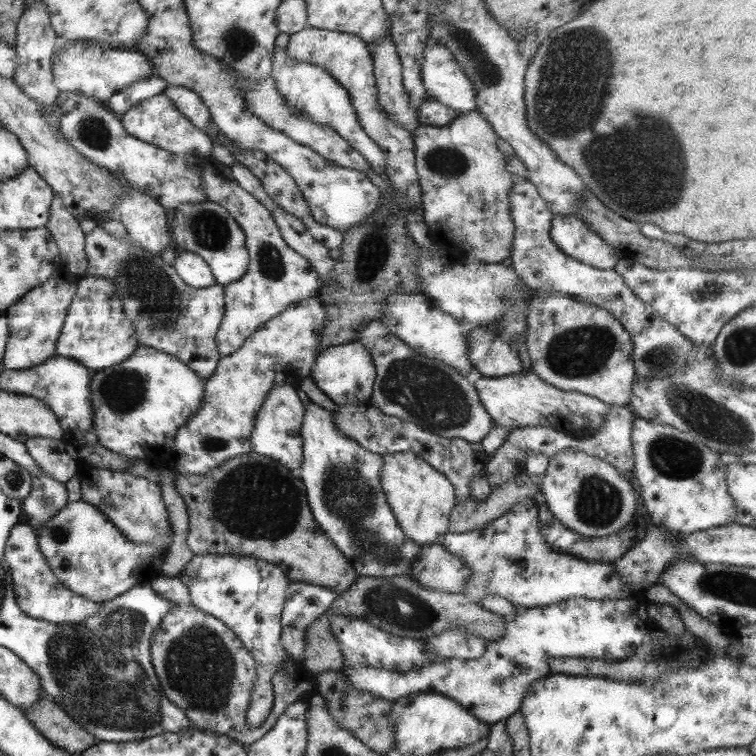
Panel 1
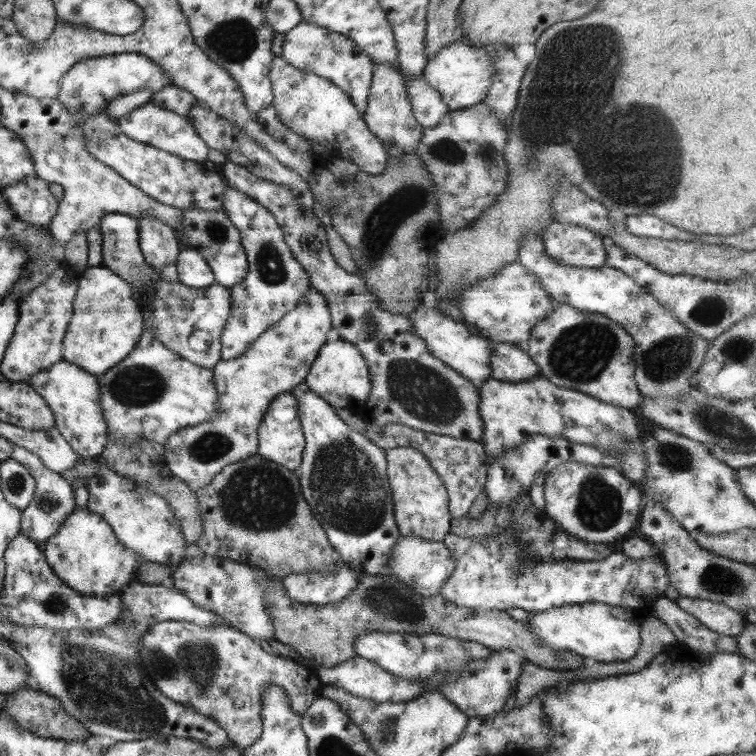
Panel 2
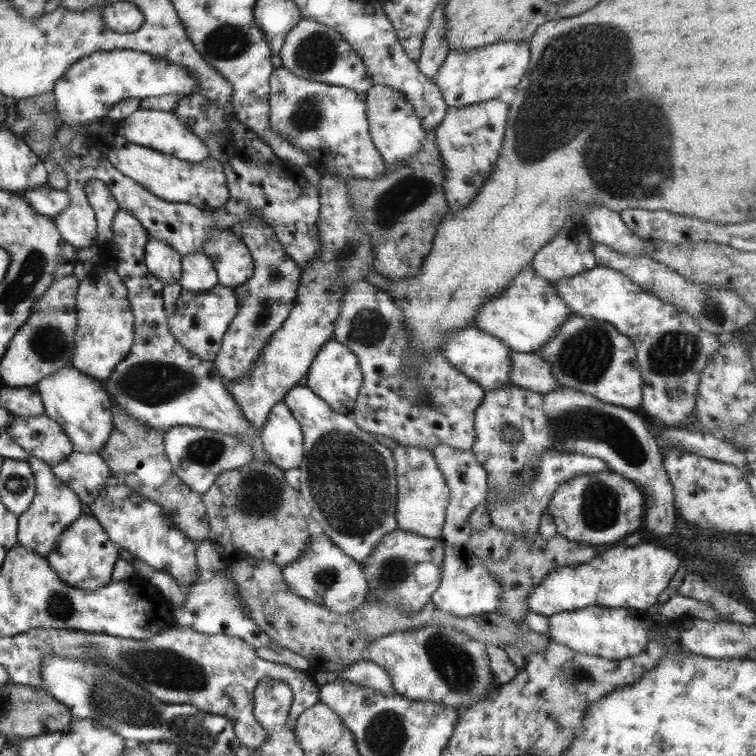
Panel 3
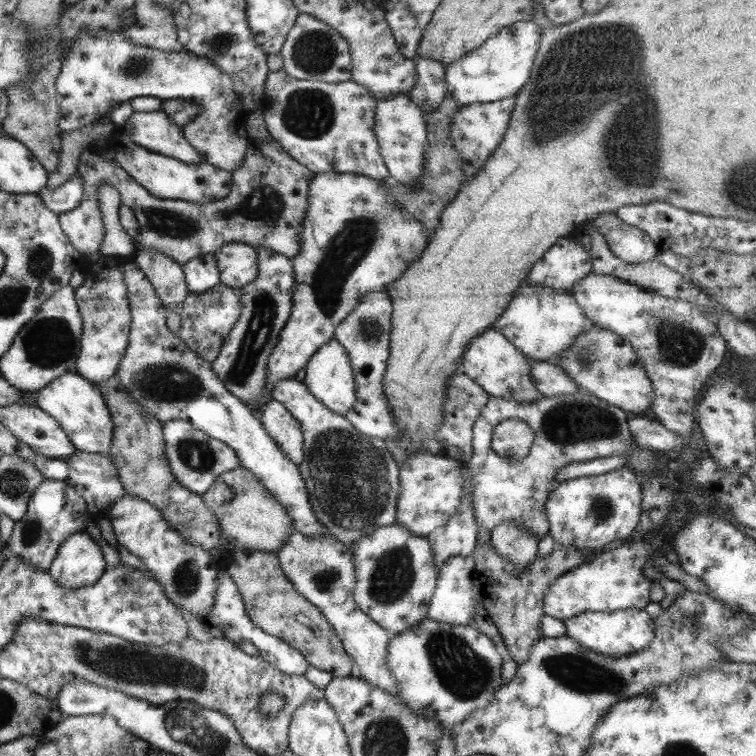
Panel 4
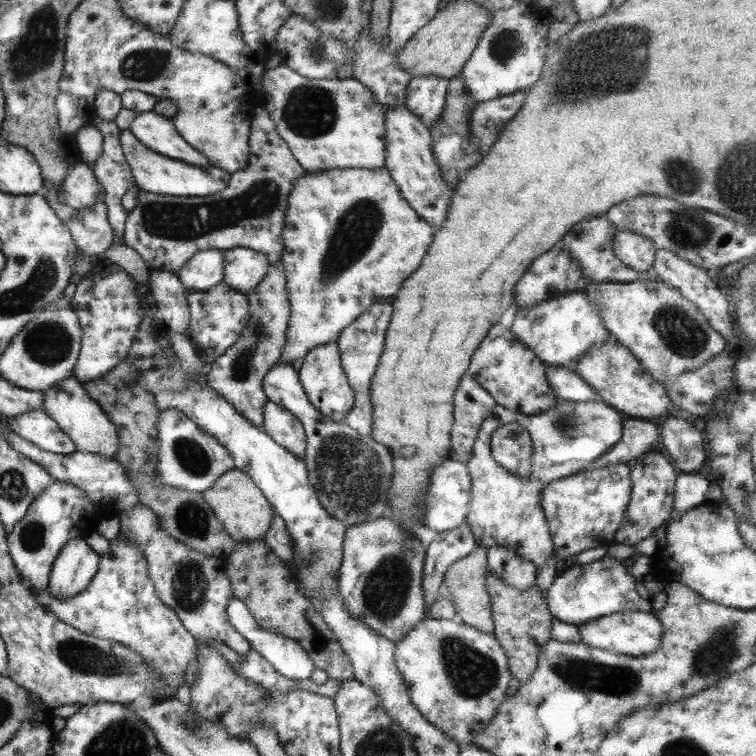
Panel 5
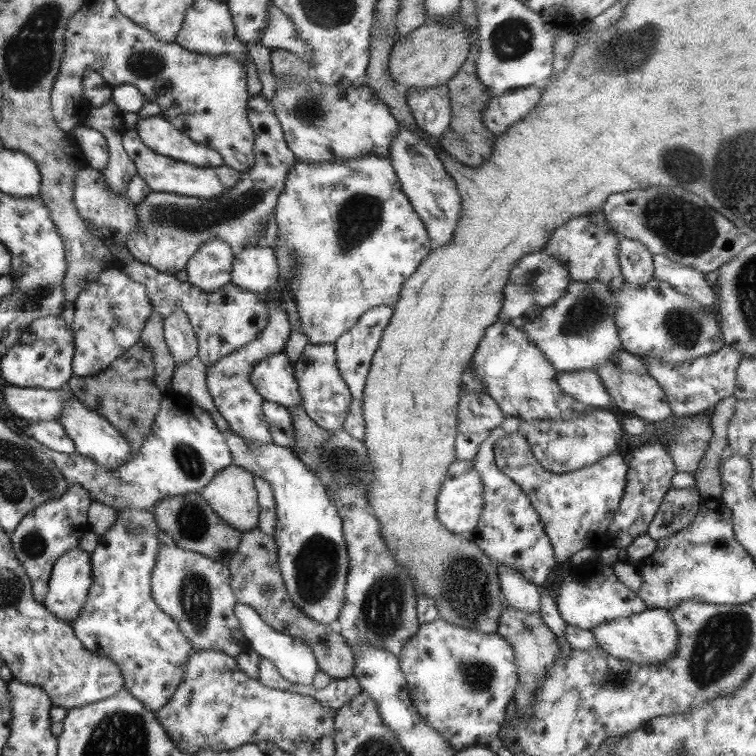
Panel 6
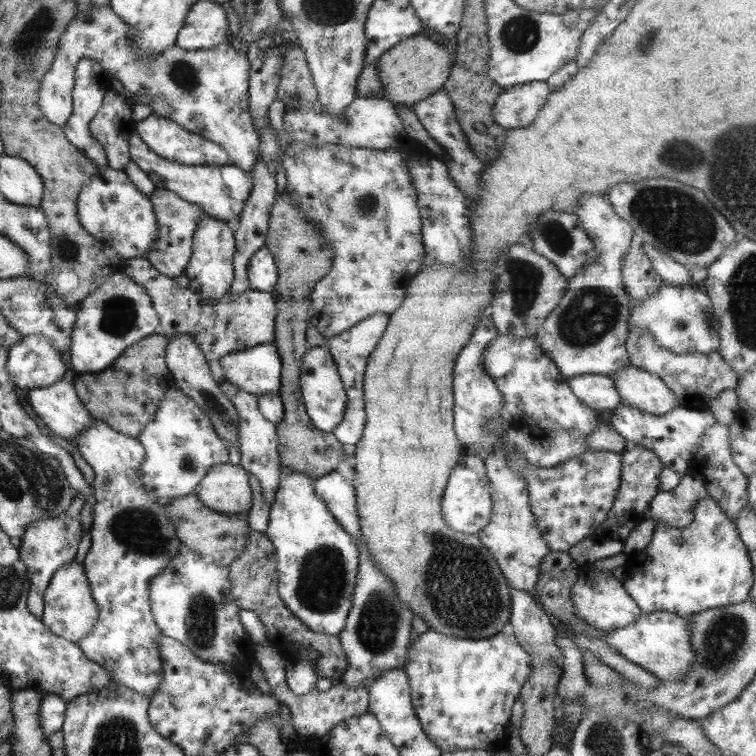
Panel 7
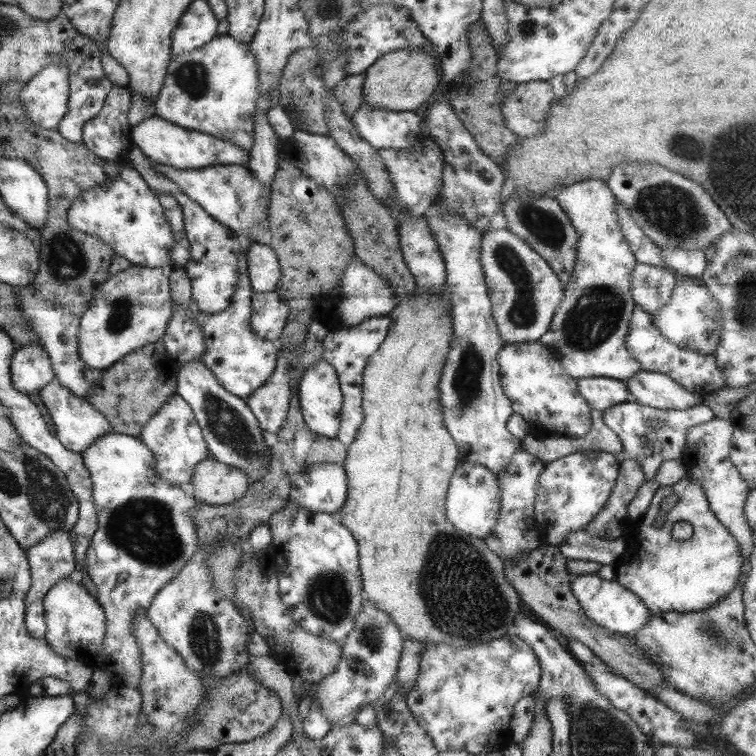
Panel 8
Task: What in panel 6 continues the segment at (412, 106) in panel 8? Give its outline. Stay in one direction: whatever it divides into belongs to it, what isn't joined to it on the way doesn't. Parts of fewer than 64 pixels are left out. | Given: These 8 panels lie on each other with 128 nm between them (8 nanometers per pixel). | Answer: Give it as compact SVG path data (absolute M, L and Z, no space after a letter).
M461 20L447 23L427 21L409 31L405 36L395 36L387 64L387 72L395 85L402 86L406 93L445 85L459 70L469 56L469 29Z

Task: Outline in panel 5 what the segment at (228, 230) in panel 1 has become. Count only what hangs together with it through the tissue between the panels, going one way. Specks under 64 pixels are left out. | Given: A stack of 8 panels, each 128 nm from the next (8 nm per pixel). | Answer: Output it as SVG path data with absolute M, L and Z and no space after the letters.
M237 246L223 251L223 280L229 288L246 295L265 278L272 258L262 252Z

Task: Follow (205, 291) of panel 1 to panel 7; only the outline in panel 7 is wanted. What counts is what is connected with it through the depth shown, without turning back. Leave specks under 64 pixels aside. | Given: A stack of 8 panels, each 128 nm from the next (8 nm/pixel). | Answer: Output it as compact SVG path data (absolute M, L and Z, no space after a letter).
M143 257L121 259L121 270L145 288L151 298L151 306L159 316L160 333L165 338L173 333L187 333L206 361L219 360L234 351L267 343L274 338L277 308L272 293L247 290L233 294L227 291L221 299L204 303L197 293L189 287L179 287L173 279L157 272Z

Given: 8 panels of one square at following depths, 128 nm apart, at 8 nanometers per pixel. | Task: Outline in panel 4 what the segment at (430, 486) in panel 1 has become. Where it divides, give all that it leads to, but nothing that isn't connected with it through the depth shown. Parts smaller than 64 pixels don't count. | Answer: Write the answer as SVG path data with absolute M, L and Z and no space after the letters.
M419 452L406 458L398 468L398 485L401 486L401 493L396 500L394 522L409 530L411 534L425 537L431 530L443 526L449 515L459 507L465 487L459 472L459 462L427 452Z

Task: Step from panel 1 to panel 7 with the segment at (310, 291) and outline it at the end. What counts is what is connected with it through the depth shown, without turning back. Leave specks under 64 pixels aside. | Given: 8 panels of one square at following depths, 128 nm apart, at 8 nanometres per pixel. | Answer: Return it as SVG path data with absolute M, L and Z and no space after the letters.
M219 378L216 382L221 394L237 410L237 440L239 440L238 450L240 452L240 463L238 465L245 473L248 473L249 477L255 476L257 478L263 502L270 505L273 502L273 497L275 497L280 475L275 425L261 415L261 412L257 409L257 399L255 399L254 394L237 389L235 385L223 378Z

